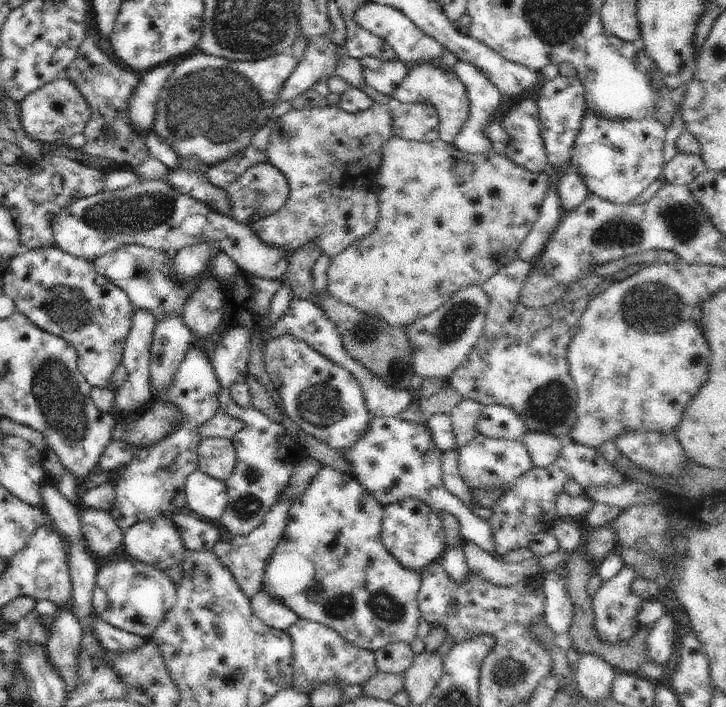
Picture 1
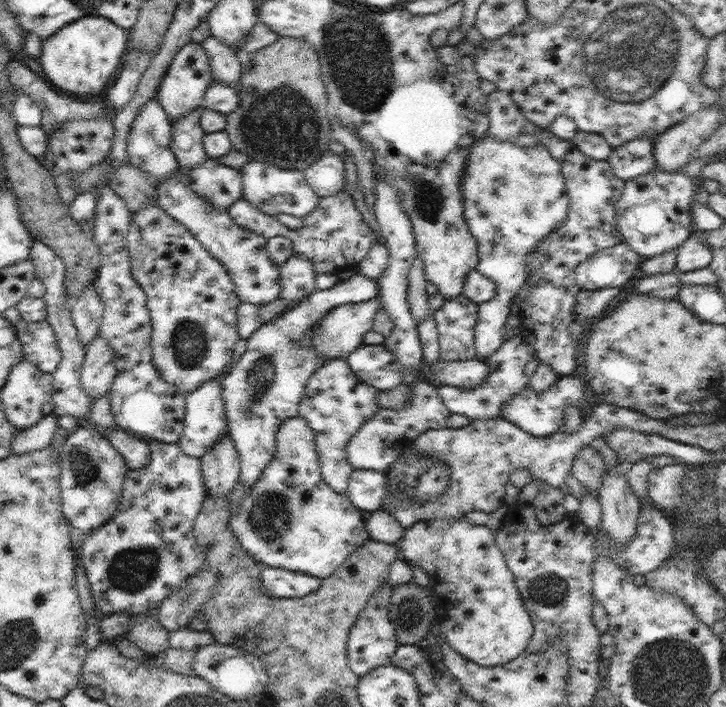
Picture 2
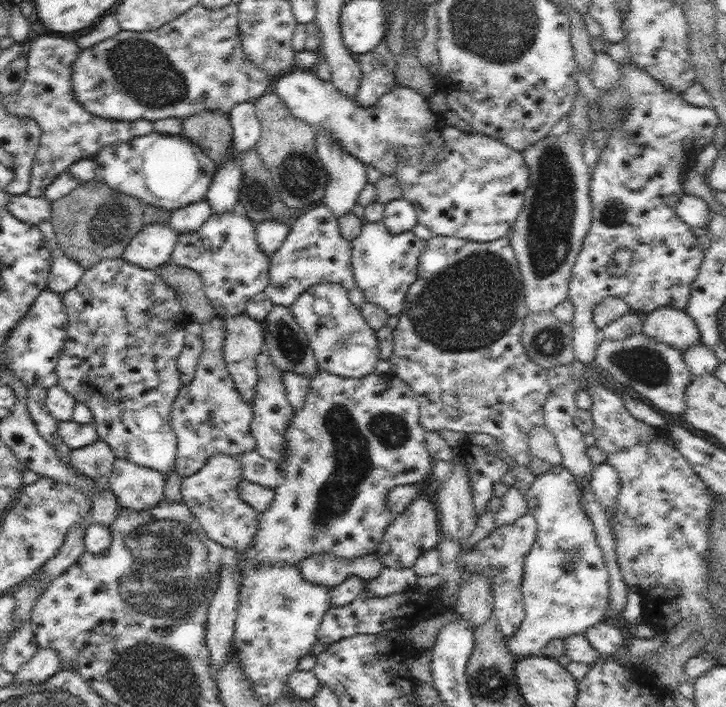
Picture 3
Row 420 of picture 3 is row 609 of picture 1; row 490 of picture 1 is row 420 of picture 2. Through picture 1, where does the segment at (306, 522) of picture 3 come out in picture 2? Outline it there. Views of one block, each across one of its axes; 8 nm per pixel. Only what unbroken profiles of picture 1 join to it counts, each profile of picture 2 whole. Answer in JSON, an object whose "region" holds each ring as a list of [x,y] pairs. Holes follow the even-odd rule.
{"region":[[[330,359],[312,374],[302,394],[297,416],[304,418],[316,435],[319,467],[323,481],[338,494],[346,492],[354,467],[347,457],[348,441],[360,431],[380,409],[376,397],[379,391],[356,378],[345,359]]]}

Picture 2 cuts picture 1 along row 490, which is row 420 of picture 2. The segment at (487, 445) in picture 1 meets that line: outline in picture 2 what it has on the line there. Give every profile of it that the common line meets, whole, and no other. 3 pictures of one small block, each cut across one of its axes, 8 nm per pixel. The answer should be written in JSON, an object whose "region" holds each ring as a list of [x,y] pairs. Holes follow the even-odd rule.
{"region":[[[518,334],[511,339],[505,340],[504,344],[486,360],[488,369],[484,383],[470,390],[468,388],[442,385],[439,388],[439,396],[442,403],[452,414],[463,414],[472,421],[485,420],[502,417],[500,413],[504,410],[504,404],[516,394],[520,394],[528,385],[529,376],[526,374],[528,362],[536,358],[535,350],[529,345],[522,334]]]}

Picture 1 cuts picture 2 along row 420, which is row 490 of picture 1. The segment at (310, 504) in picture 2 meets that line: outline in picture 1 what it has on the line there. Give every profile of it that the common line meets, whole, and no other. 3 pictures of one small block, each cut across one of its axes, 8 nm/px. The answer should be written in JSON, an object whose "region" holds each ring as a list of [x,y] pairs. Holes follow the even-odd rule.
{"region":[[[308,455],[304,456],[304,458],[295,464],[291,479],[288,481],[281,499],[278,499],[276,504],[268,511],[268,514],[263,518],[260,526],[257,526],[252,532],[249,532],[248,536],[235,535],[226,530],[222,531],[218,542],[213,548],[214,554],[218,557],[220,564],[223,564],[232,573],[237,587],[240,588],[249,599],[261,591],[266,565],[274,549],[284,538],[292,503],[306,492],[309,482],[320,472],[322,467],[322,463],[317,459]]]}

